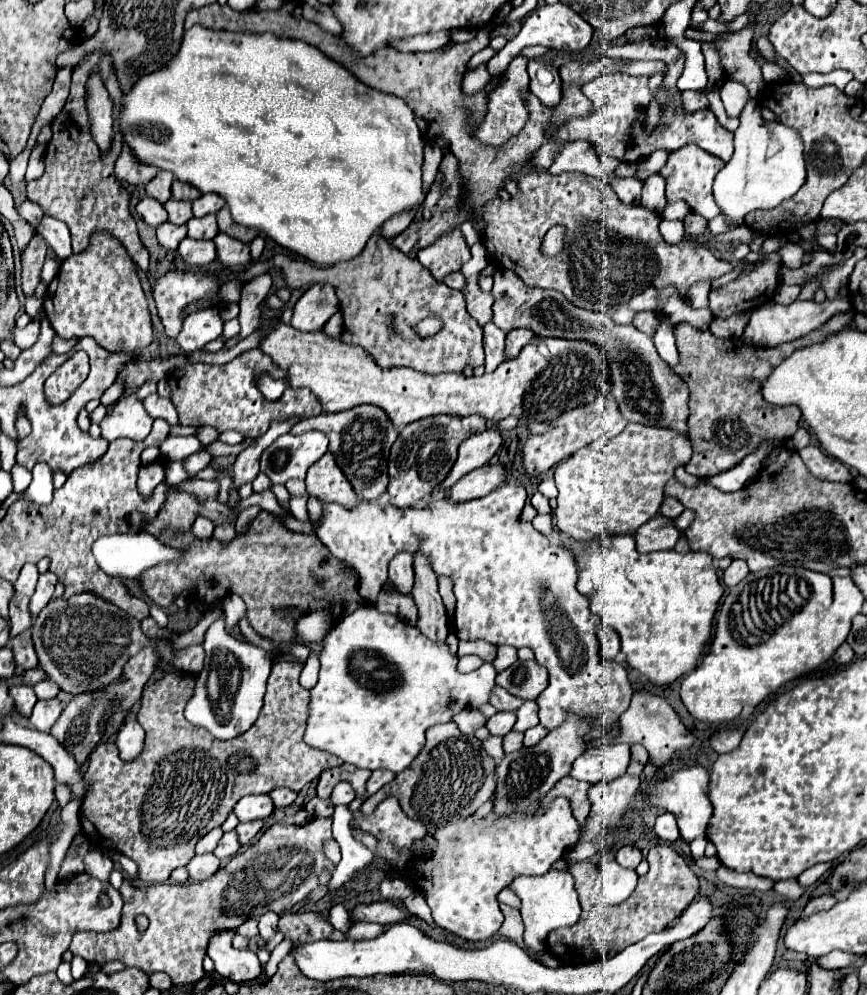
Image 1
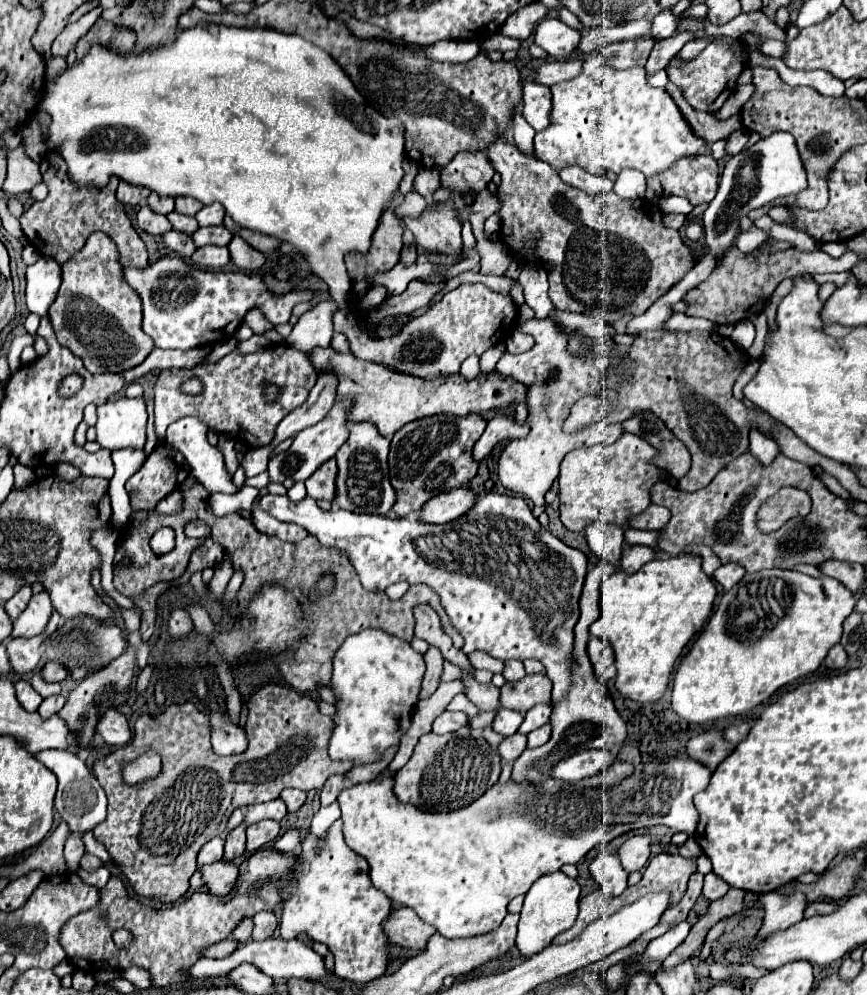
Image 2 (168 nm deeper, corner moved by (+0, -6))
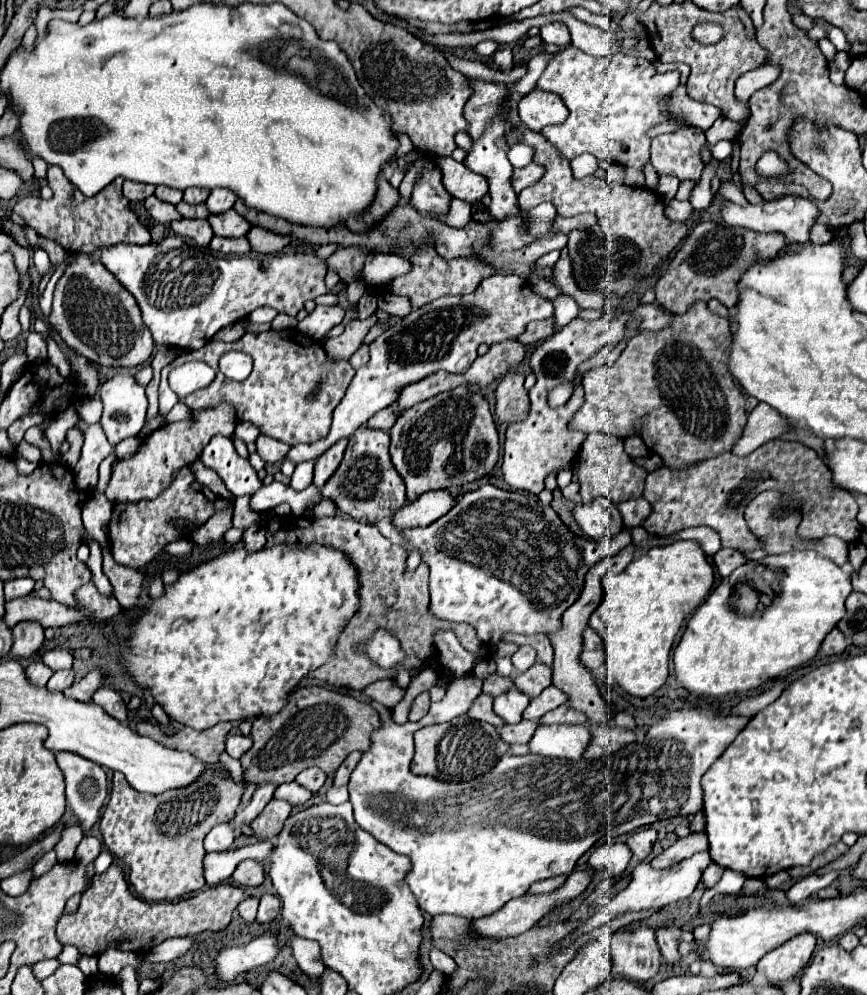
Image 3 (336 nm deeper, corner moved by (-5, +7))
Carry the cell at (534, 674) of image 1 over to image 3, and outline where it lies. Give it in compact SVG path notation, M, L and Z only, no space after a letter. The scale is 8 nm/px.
M536 662L530 670L518 674L514 678L514 684L516 684L518 690L522 690L530 698L534 698L544 688L548 688L552 684L552 668L546 666L546 664L542 664L542 662Z

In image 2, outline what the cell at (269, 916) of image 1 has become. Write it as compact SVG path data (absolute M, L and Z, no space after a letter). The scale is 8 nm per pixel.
M261 911L253 917L253 923L255 923L255 929L253 929L253 941L261 941L265 937L273 937L275 935L275 929L279 927L279 921L275 917L275 913L267 913L267 911Z

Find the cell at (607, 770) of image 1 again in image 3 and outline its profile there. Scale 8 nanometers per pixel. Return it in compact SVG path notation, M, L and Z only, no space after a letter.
M538 724L532 740L530 752L548 758L568 758L578 760L590 742L590 730L582 724L560 724L548 726Z

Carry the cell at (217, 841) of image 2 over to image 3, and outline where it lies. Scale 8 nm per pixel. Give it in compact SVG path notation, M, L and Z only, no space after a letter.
M216 824L208 832L208 836L204 840L204 848L206 848L206 852L224 852L232 846L232 842L234 842L232 824Z

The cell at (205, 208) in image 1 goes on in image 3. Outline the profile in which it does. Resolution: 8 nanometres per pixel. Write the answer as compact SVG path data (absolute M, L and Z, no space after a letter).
M214 188L206 200L206 206L212 214L222 214L222 212L230 210L236 200L238 200L238 196L234 192L230 192L228 188Z

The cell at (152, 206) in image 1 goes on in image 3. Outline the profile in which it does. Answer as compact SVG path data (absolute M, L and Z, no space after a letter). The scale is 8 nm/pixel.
M150 196L150 198L146 198L144 206L146 206L146 210L150 212L150 216L152 216L154 220L162 222L162 224L168 224L168 222L172 222L172 220L178 220L178 218L182 218L182 216L180 216L180 212L176 210L176 206L172 206L172 204L166 204L166 202L158 200L156 196Z

